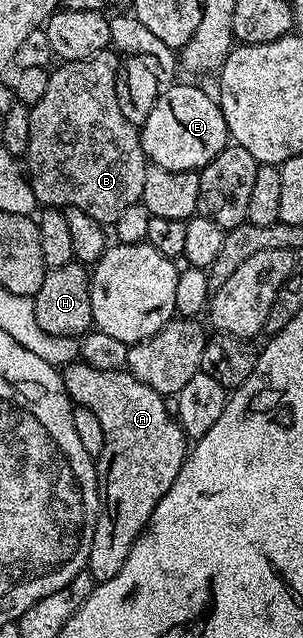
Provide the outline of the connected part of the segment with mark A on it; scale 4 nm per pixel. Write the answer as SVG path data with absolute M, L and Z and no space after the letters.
M81 363L64 365L63 375L69 399L74 405L89 408L91 414L95 414L95 418L99 418L100 424L103 425L103 450L95 460L101 510L97 514L97 525L91 538L91 554L87 565L87 571L93 575L94 581L100 582L115 578L115 574L123 570L123 562L127 562L131 546L135 546L141 531L149 525L149 519L159 498L163 498L163 494L171 490L171 482L175 482L179 470L185 465L187 437L171 415L170 405L169 408L165 405L168 404L166 397L151 390L151 386L143 386L143 382L139 382L128 370L122 370L120 367L96 368L93 364Z

